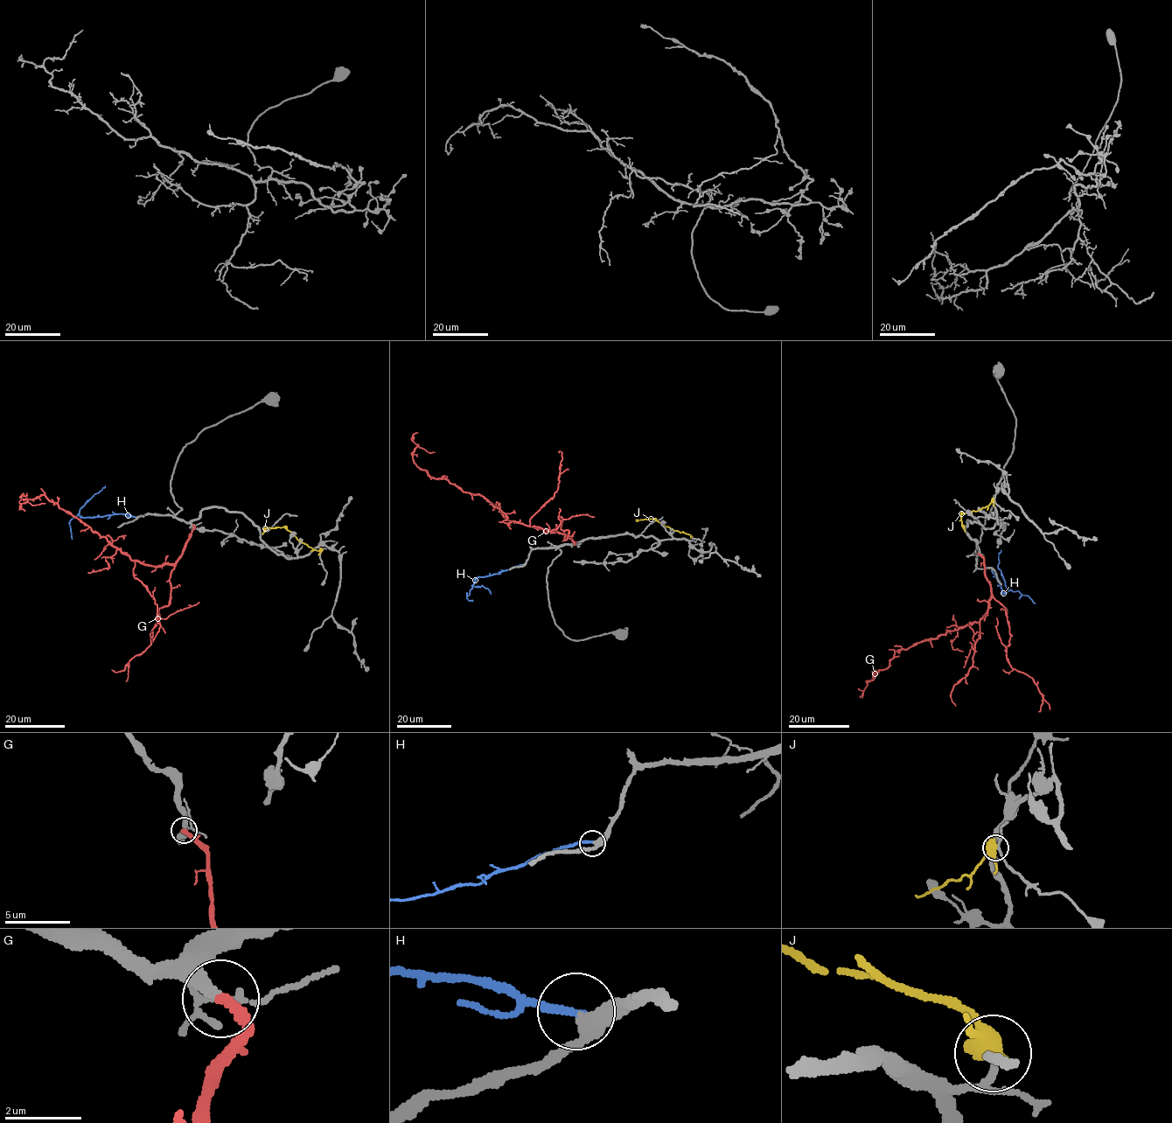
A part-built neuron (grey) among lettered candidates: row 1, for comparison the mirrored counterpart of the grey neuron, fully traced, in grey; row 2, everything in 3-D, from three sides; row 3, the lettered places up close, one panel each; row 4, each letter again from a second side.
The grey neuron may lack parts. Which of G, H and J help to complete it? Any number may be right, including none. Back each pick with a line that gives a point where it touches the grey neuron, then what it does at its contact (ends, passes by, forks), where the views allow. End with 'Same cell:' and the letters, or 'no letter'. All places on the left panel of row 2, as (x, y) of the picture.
G: Touches grey at (192, 525). It ends there
H: Touches grey at (136, 517). It ends there
Same cell: G, H

